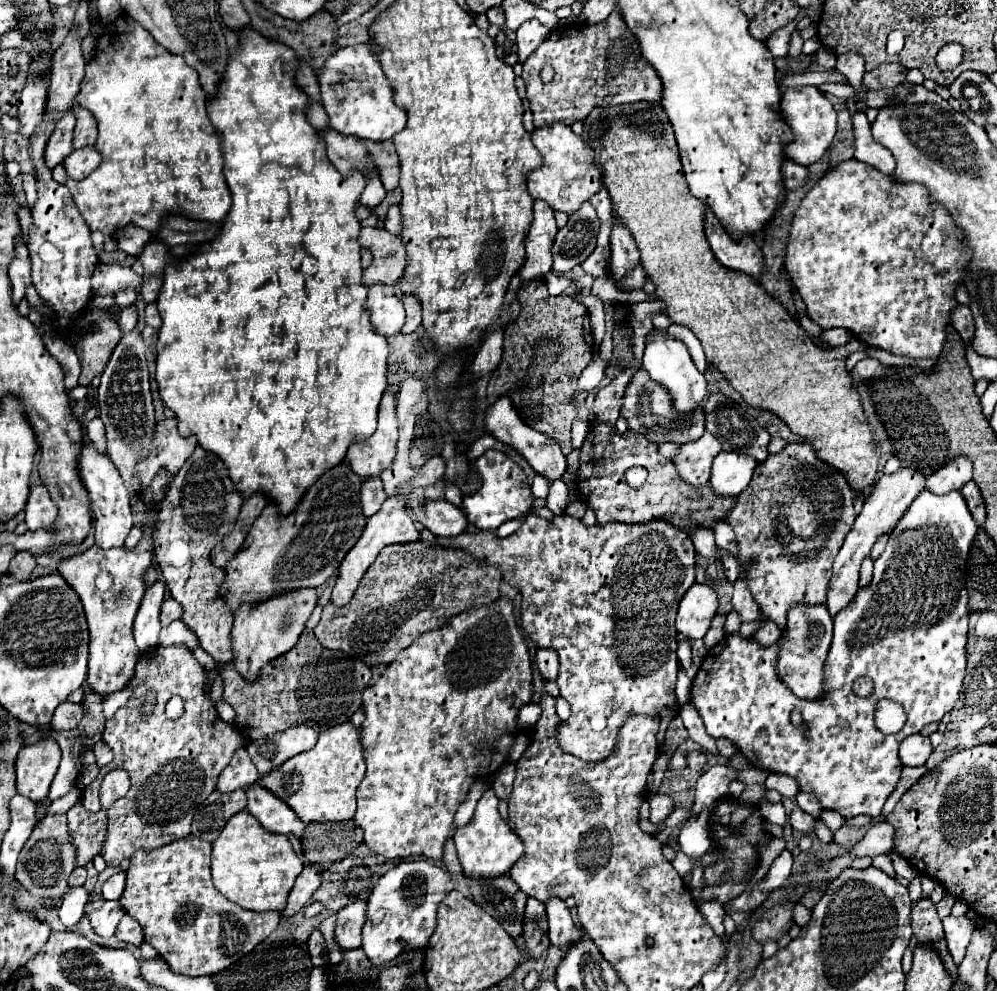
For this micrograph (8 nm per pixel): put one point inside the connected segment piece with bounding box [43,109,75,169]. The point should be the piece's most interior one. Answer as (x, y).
(59, 146)

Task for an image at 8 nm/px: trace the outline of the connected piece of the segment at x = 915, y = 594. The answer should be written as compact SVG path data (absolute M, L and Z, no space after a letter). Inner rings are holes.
M923 489L915 501L909 505L909 511L903 513L903 519L899 519L899 523L895 525L895 531L891 531L889 535L889 541L887 541L887 547L885 551L875 559L875 569L873 569L873 579L867 587L861 587L855 595L855 599L835 615L833 619L833 643L831 643L831 649L829 649L829 655L827 655L827 665L825 665L825 693L819 697L819 699L799 699L797 695L793 693L783 685L775 667L777 662L777 655L779 647L777 644L773 644L769 647L761 647L757 641L753 641L751 637L745 639L741 637L739 633L733 633L733 635L727 635L723 637L705 657L705 661L701 663L701 669L697 673L697 677L693 679L693 689L691 689L691 703L697 707L697 711L701 713L703 717L703 723L705 723L705 729L711 737L719 739L719 737L725 737L729 739L749 761L751 767L755 769L763 769L763 771L769 771L769 773L781 773L781 775L789 775L797 781L799 785L799 791L801 793L813 793L817 795L819 799L819 805L823 809L831 809L831 811L837 811L839 815L843 815L845 819L849 817L855 817L855 815L871 815L871 817L879 817L881 815L881 809L883 809L883 803L887 801L887 797L893 793L899 777L901 777L901 761L899 761L899 743L913 735L913 733L919 733L923 725L927 723L933 723L933 721L941 721L945 713L949 713L957 699L959 699L959 693L961 693L961 687L963 687L963 677L965 677L965 645L967 645L967 625L969 625L969 595L967 595L967 587L965 587L965 569L967 569L967 559L969 559L969 549L971 549L971 543L977 535L977 523L975 519L971 517L969 509L967 509L967 503L963 499L963 495L959 491L951 491L951 493L945 493L945 495L935 495L927 489ZM859 677L869 677L873 679L873 691L871 695L867 697L859 697L853 693L851 685L855 679ZM881 699L891 699L899 705L903 705L905 709L905 715L907 715L907 721L903 725L903 729L895 735L885 735L881 733L877 727L875 727L875 705L881 701ZM793 709L799 709L801 711L801 717L805 721L805 729L803 727L795 727L791 725L789 721L789 715Z

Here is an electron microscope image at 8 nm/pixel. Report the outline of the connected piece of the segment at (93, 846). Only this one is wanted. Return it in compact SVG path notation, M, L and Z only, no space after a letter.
M81 799L67 811L71 843L77 847L77 865L91 861L103 847L107 833L107 807L99 813L89 813Z

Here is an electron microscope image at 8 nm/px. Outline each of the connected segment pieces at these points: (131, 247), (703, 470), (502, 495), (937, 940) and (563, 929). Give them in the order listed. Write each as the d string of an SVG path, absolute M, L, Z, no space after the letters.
M127 225L119 235L117 235L117 247L129 255L137 255L143 245L151 239L151 233L139 229L139 227L131 227Z
M705 433L697 441L679 445L679 453L673 459L673 465L685 483L701 487L709 481L711 463L719 451L721 443L711 433Z
M489 449L472 462L471 468L481 479L481 487L475 493L465 493L459 509L465 511L467 519L477 529L497 529L503 521L515 519L531 511L533 507L531 485L527 483L527 477L521 471L521 467L509 455Z
M919 899L913 903L911 907L911 927L913 927L913 935L917 937L919 943L931 943L935 945L935 949L941 953L945 969L951 975L957 975L957 965L953 963L947 945L945 945L945 937L943 937L943 927L941 927L941 919L937 917L935 905L931 899Z
M549 899L545 903L547 917L549 917L549 939L553 945L567 949L571 943L575 943L581 935L581 929L575 929L571 921L569 907L563 899Z

